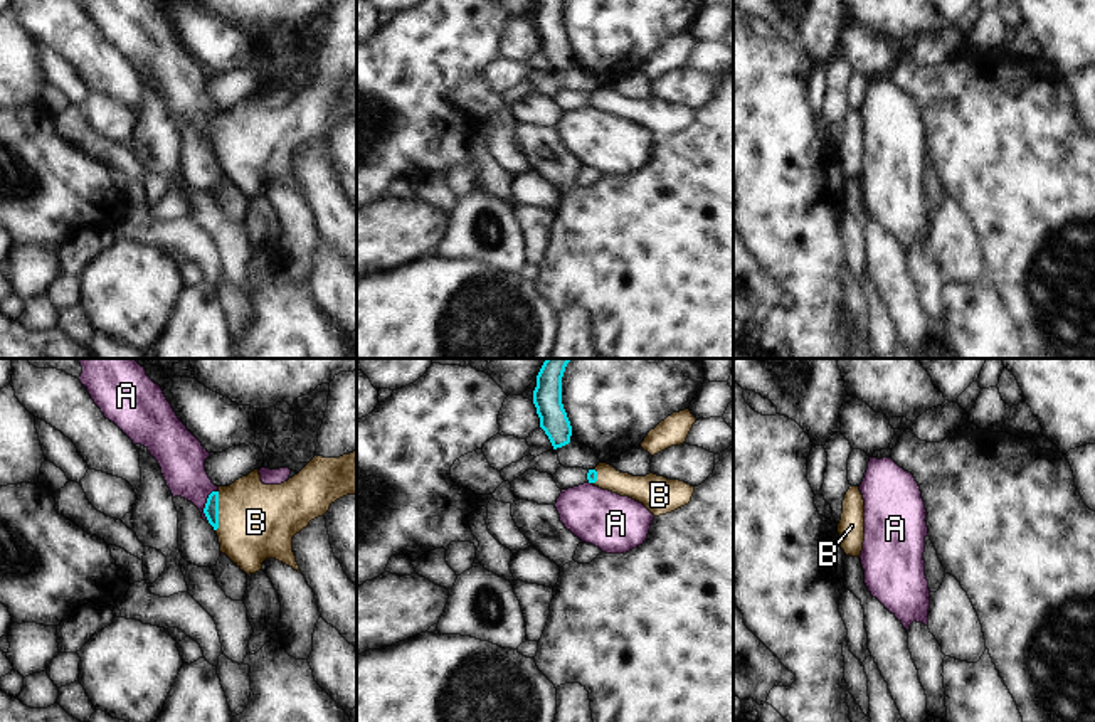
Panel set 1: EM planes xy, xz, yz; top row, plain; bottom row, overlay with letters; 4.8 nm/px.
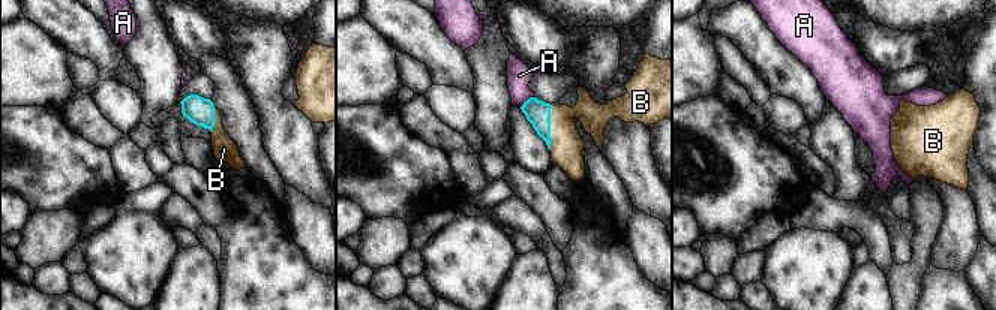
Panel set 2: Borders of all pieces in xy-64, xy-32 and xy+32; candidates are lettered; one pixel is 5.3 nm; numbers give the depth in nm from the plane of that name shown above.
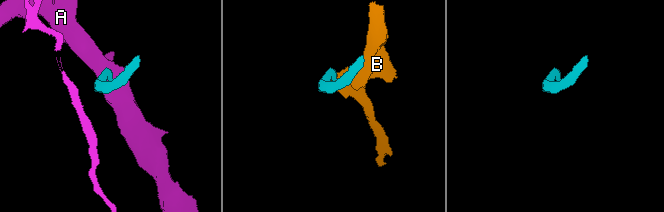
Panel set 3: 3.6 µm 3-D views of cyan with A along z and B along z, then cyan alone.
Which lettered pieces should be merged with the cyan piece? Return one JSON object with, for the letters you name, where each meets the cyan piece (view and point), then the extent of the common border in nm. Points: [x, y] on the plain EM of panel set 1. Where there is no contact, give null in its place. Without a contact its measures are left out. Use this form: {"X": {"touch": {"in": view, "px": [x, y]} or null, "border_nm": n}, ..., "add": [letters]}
{"B": {"touch": {"in": "xy", "px": [217, 135]}, "border_nm": 190}, "add": ["B"]}

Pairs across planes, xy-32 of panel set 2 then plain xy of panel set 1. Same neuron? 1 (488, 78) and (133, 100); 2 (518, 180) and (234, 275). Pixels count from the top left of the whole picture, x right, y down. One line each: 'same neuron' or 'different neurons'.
1: different neurons
2: same neuron

